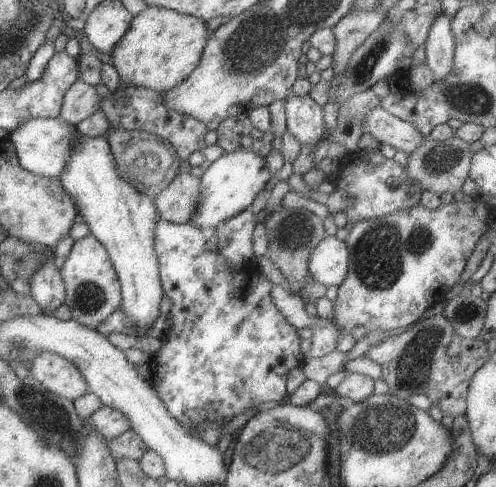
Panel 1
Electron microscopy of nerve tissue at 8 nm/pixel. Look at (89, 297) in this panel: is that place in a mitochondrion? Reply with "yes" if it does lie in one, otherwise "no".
yes

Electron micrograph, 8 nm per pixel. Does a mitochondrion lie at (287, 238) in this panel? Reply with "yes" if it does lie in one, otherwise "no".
yes

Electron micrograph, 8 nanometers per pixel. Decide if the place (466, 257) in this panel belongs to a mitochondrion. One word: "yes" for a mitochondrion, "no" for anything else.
no

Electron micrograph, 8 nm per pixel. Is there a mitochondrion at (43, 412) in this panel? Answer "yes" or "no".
yes

